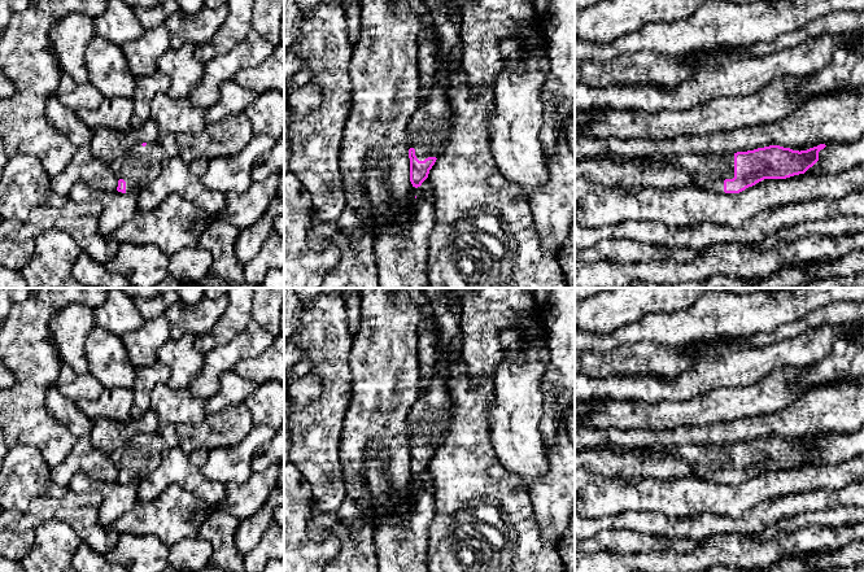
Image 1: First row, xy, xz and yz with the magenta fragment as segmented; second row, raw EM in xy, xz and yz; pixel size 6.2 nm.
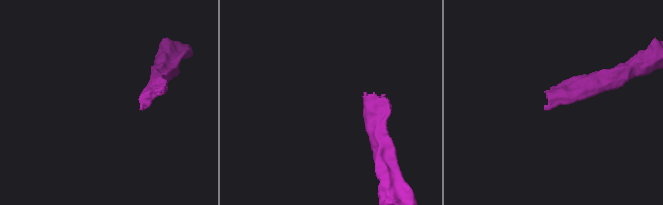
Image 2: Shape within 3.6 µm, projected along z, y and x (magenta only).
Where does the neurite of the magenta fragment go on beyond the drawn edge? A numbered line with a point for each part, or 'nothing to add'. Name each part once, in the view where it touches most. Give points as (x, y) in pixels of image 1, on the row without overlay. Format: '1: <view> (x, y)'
1: yz (708, 462)

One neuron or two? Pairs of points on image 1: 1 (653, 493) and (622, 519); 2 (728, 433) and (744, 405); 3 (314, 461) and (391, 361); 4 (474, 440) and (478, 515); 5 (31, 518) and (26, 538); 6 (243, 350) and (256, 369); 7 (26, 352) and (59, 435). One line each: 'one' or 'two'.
1: two
2: two
3: two
4: one
5: two
6: two
7: one

